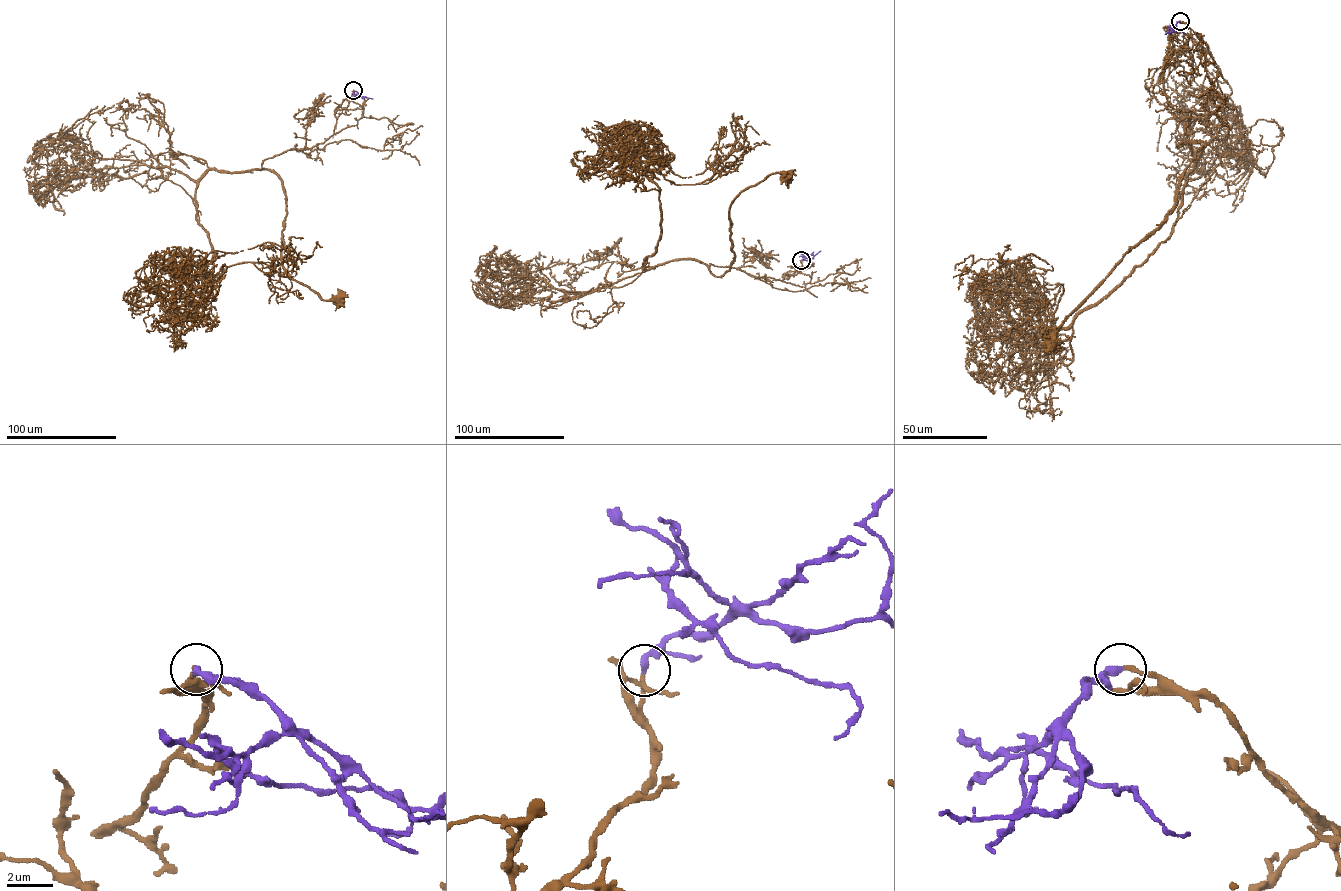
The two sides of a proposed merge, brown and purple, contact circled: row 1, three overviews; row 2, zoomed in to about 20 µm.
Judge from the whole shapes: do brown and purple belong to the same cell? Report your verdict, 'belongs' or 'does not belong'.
belongs

